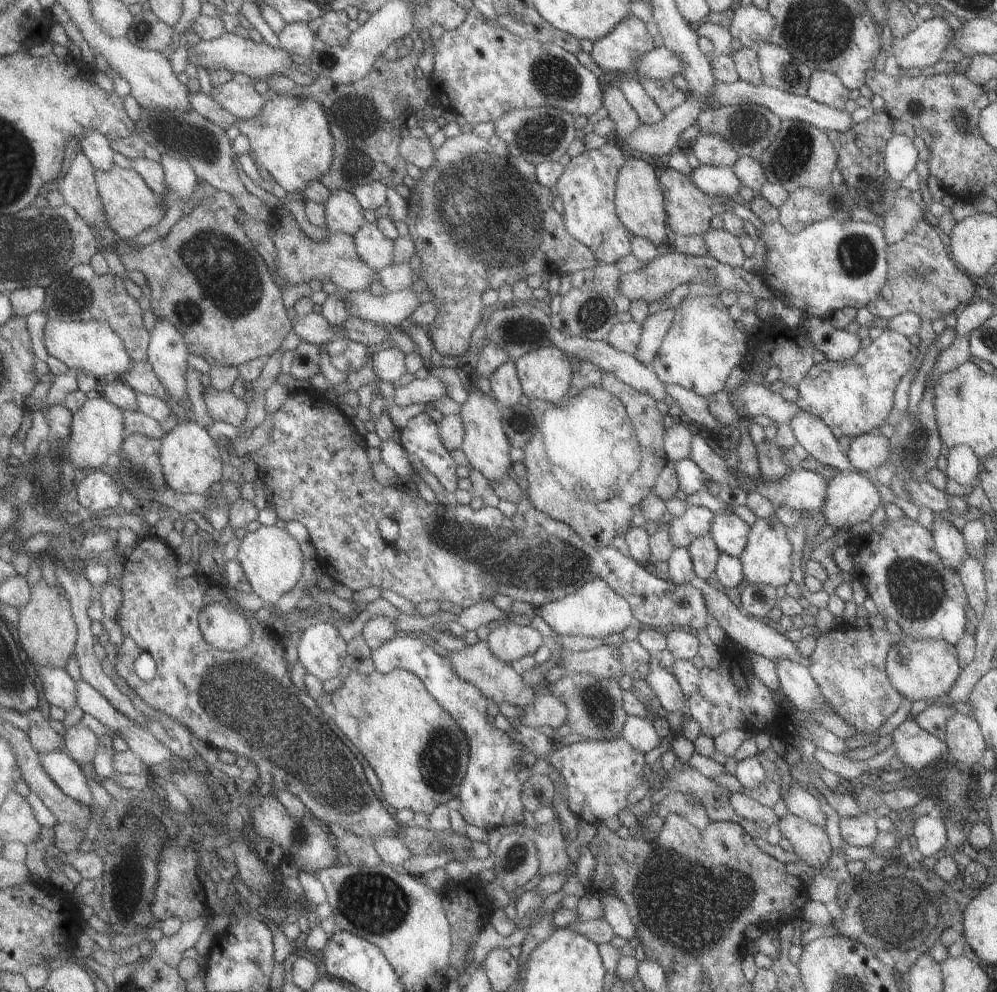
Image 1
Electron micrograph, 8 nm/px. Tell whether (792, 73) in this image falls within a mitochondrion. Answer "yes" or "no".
yes

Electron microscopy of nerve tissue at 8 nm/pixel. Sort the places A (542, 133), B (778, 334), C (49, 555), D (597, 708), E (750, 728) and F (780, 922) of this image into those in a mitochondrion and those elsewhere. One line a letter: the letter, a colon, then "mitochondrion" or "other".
A: mitochondrion
B: other
C: other
D: mitochondrion
E: other
F: other

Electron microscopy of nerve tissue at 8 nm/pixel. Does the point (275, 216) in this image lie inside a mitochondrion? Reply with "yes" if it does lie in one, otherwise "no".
no

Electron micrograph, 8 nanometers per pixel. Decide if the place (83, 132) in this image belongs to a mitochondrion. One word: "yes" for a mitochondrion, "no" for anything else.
no

